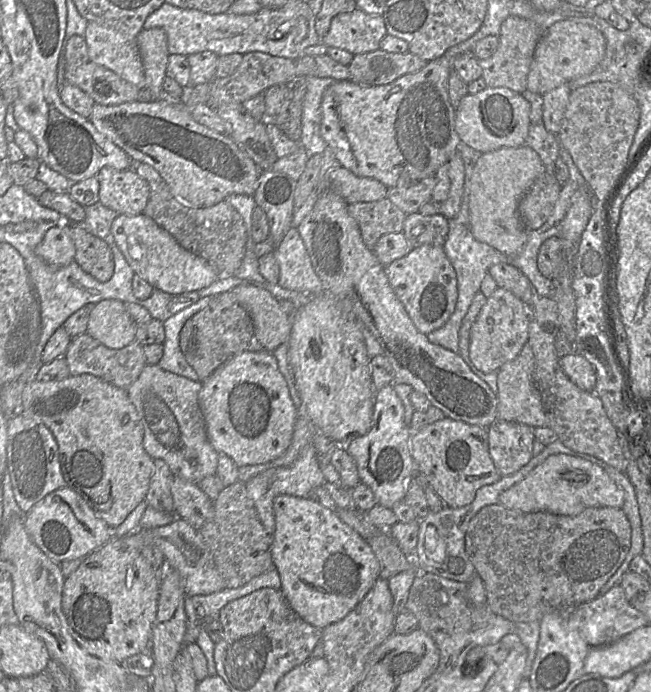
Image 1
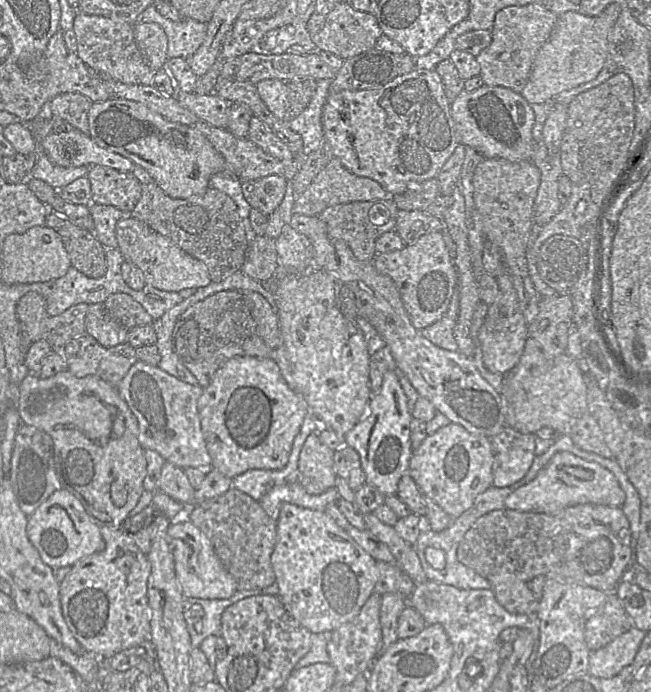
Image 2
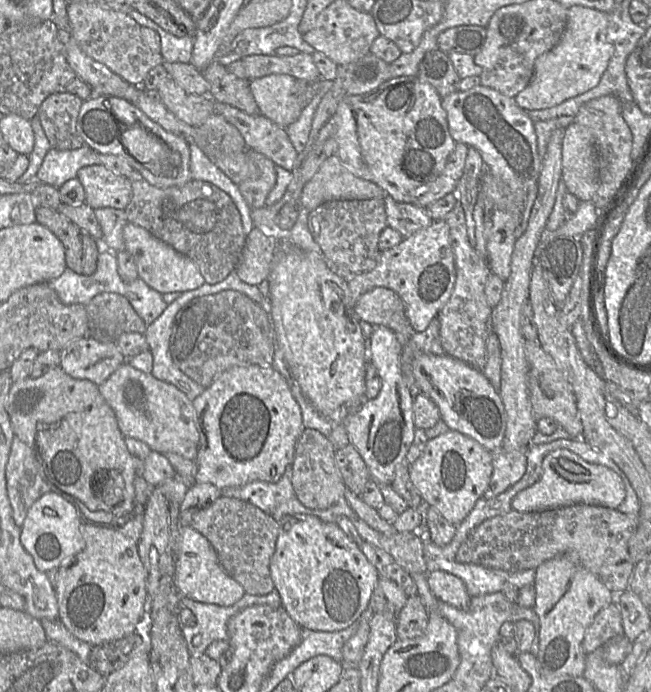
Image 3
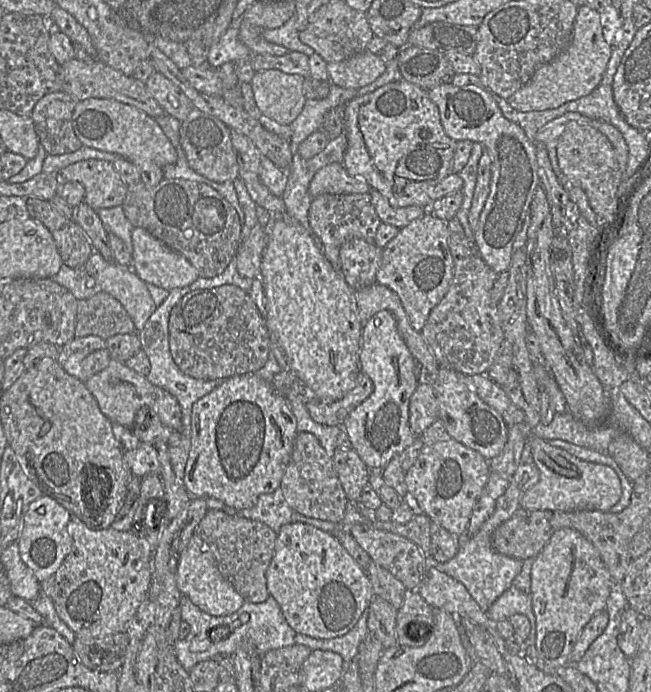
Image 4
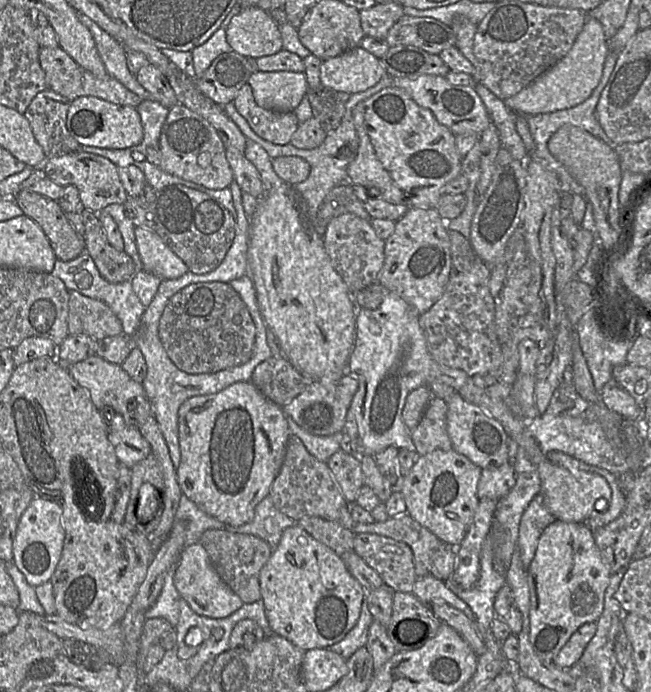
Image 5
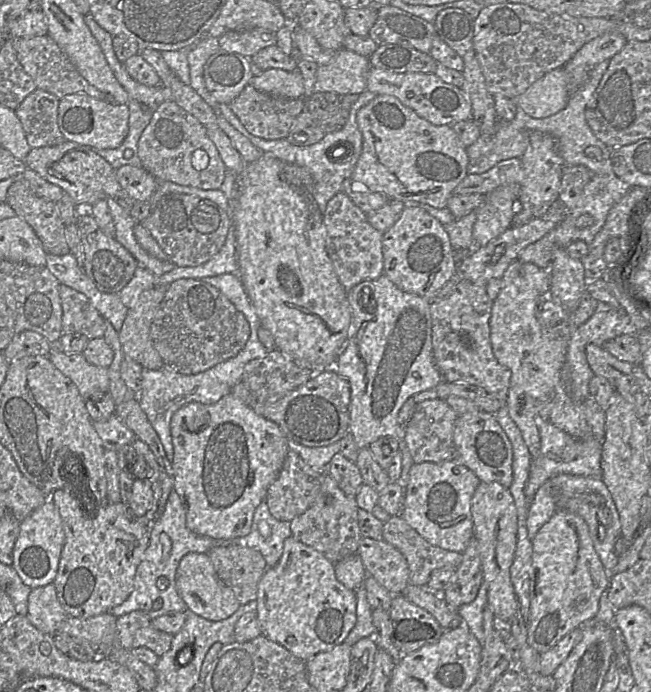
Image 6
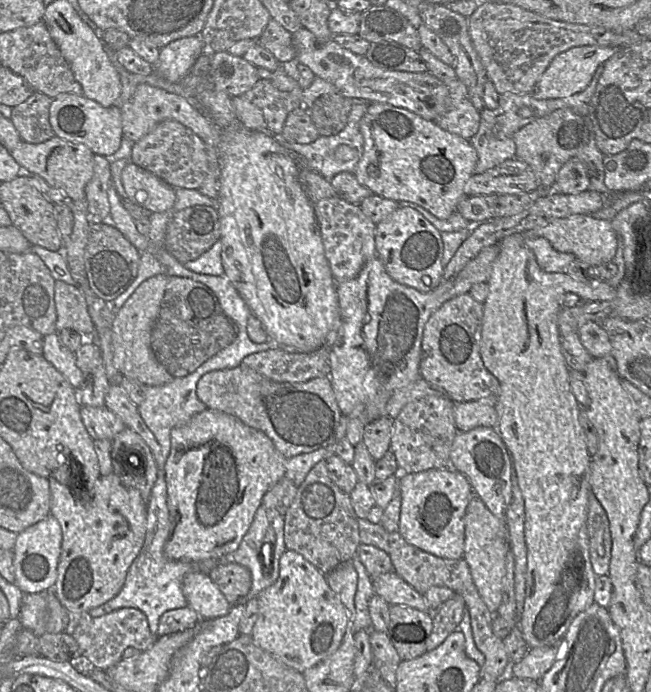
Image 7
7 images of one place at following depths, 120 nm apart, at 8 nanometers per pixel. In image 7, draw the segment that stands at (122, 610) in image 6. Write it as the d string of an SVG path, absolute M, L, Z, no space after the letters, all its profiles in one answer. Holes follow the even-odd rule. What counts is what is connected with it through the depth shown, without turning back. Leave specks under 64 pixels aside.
M158 471L157 480L147 500L146 534L143 546L129 567L125 583L119 593L106 603L91 609L88 612L89 616L99 617L120 608L134 607L146 615L151 632L157 634L159 620L163 613L188 605L182 590L182 581L188 572L197 570L197 563L173 560L165 555L164 545L169 531L170 518L167 505L167 485L164 473Z

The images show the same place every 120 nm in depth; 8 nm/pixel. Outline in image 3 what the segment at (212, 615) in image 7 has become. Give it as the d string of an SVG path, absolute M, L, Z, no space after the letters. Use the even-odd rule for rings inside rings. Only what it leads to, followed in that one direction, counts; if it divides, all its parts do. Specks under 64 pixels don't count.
M190 525L180 528L175 585L182 597L219 606L232 606L245 594L242 586L223 570L217 553L208 539Z

